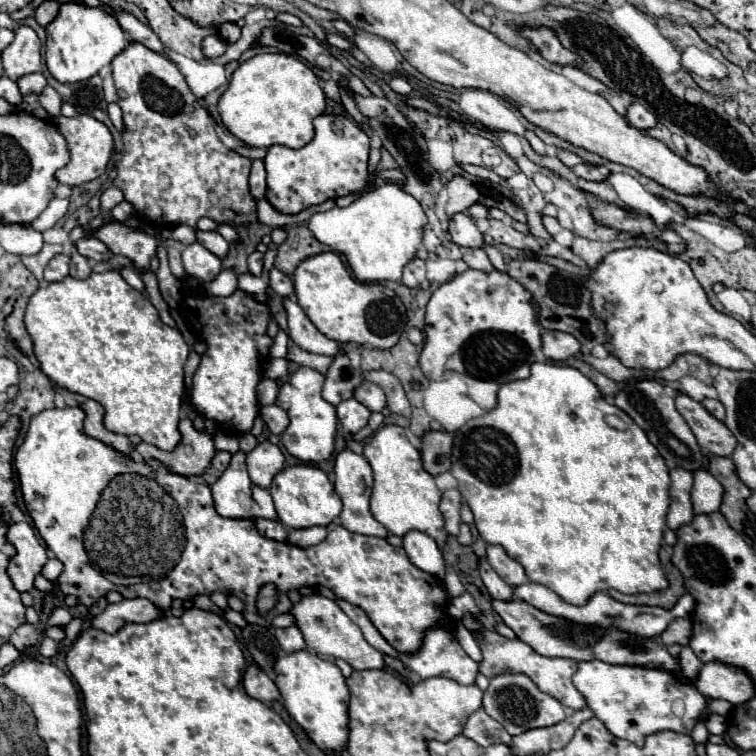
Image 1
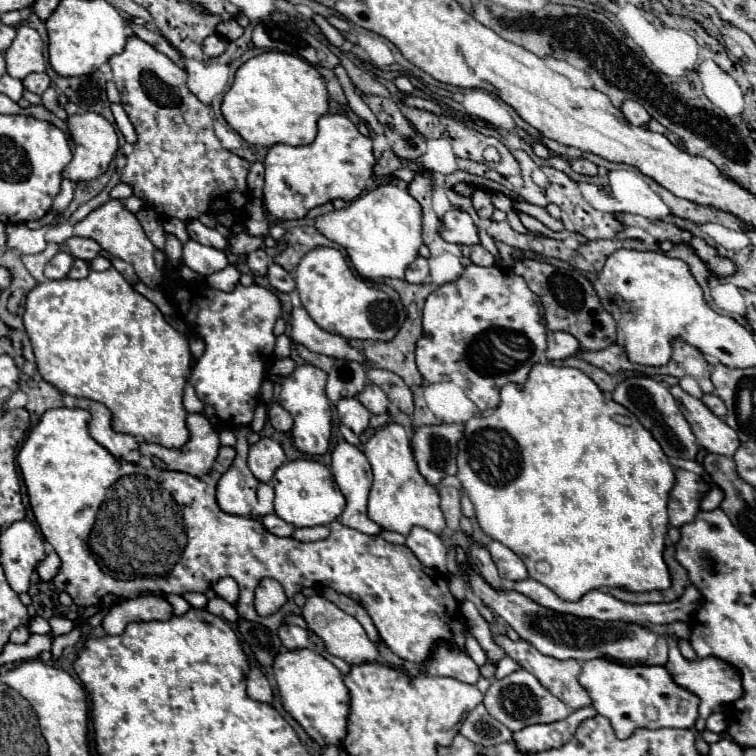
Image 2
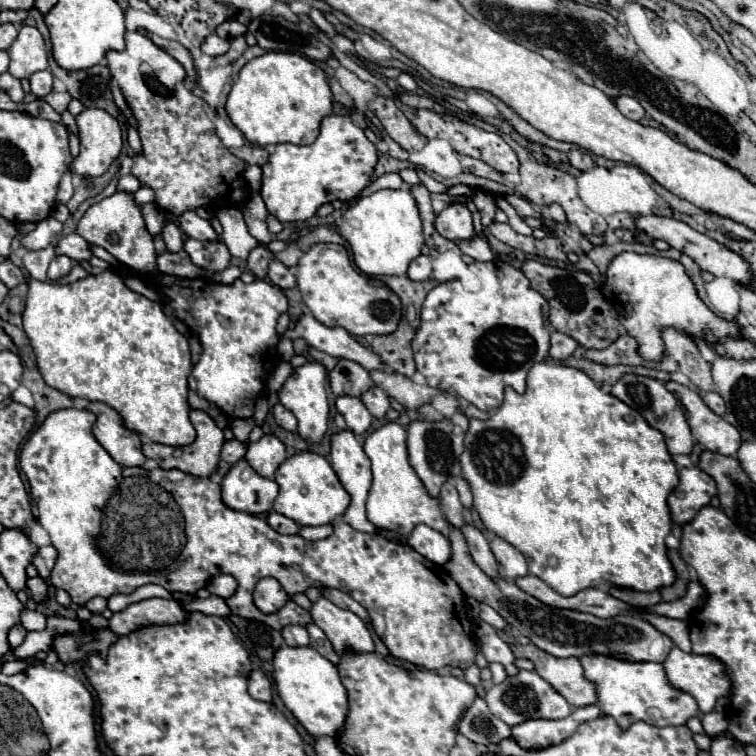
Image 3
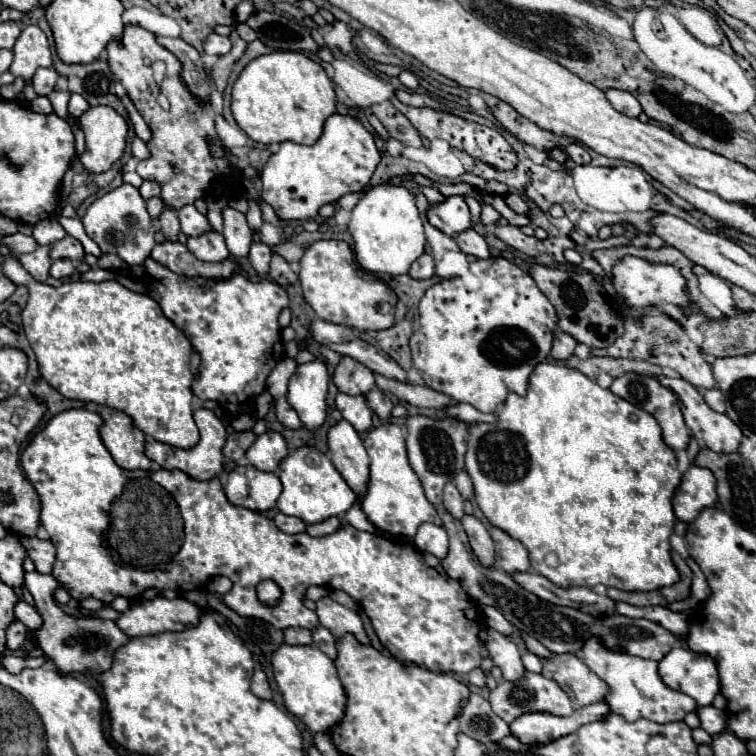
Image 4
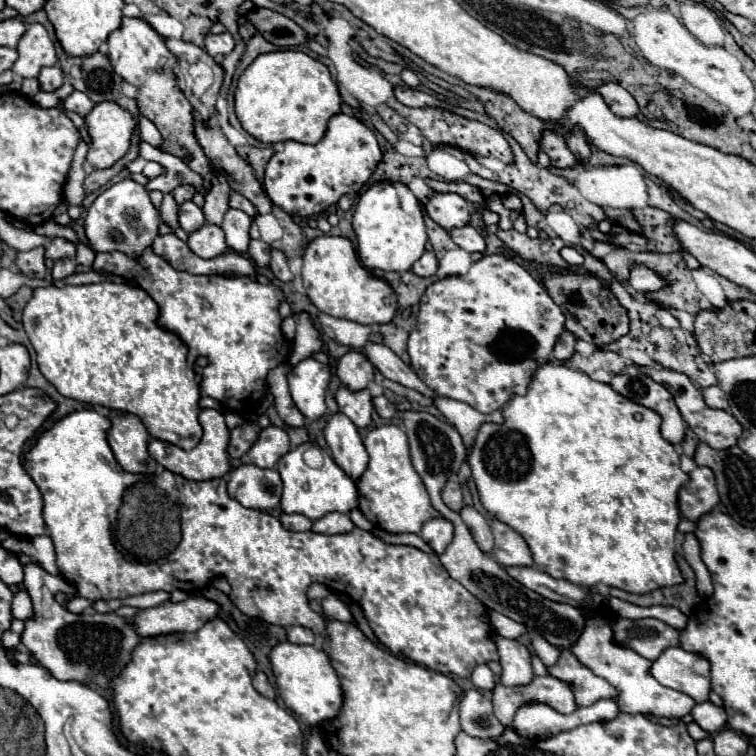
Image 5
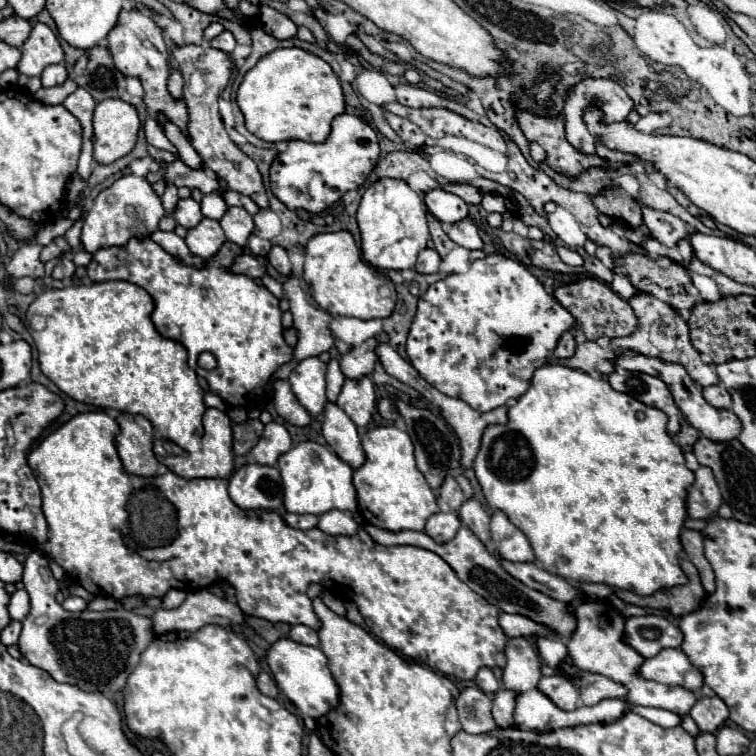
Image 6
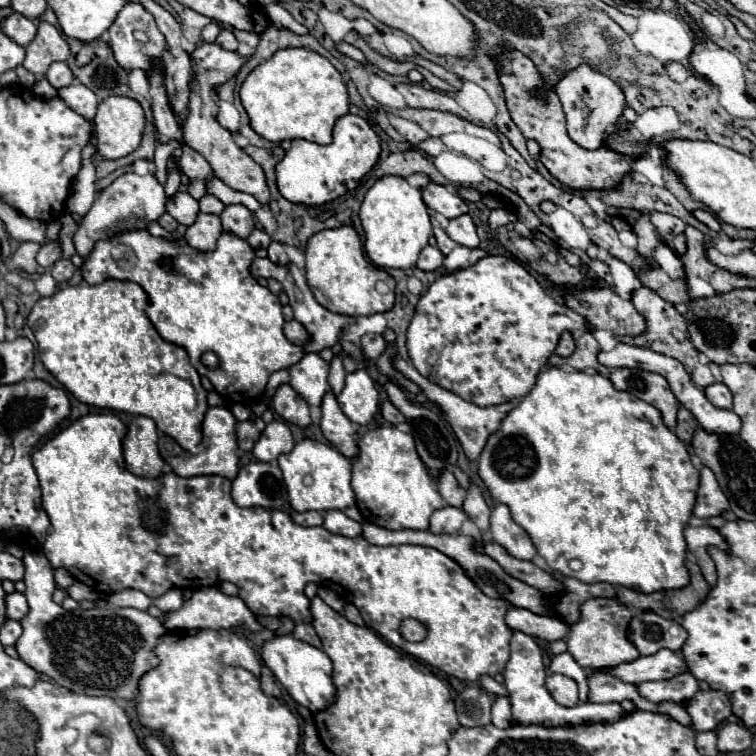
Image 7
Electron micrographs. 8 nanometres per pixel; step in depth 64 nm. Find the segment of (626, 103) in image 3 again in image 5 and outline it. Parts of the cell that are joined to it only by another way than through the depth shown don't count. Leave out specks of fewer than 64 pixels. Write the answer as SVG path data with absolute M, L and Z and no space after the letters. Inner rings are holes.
M608 82L608 84L600 84L594 88L594 92L598 92L606 104L610 104L610 108L614 108L616 116L626 116L632 118L638 114L638 104L632 98L632 94L628 90L624 90L620 84Z

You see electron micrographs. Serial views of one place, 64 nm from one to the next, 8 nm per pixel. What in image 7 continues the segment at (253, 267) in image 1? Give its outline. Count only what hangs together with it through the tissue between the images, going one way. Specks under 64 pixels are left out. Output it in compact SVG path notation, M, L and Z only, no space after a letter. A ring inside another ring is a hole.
M254 228L254 230L252 230L252 234L248 236L248 242L250 242L250 246L252 246L252 248L268 248L268 244L272 242L272 238L270 238L264 230Z

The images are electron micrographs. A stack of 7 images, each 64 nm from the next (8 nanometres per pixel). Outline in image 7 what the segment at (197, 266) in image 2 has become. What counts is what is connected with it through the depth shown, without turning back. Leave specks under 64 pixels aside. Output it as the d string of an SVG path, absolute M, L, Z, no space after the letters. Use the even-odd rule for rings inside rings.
M198 212L196 222L192 226L188 226L188 230L186 230L186 240L196 250L204 250L204 252L214 250L216 240L222 234L222 230L224 228L222 228L220 216Z

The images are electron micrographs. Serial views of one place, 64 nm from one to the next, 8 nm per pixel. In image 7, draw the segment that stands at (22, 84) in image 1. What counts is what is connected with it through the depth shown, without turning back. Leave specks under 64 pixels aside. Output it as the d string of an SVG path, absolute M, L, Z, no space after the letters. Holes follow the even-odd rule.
M54 62L48 72L46 72L46 78L48 82L54 86L54 88L62 88L62 86L70 86L74 82L74 76L68 68L66 62Z

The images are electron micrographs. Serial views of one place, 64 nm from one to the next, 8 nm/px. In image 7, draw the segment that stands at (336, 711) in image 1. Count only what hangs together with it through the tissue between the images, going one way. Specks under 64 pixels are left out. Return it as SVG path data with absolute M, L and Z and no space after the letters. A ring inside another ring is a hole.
M282 634L282 636L274 636L272 640L268 640L264 644L262 660L272 670L274 678L288 690L288 694L298 704L308 706L312 712L318 712L334 702L336 688L332 684L332 662L322 650L318 650L294 636Z

